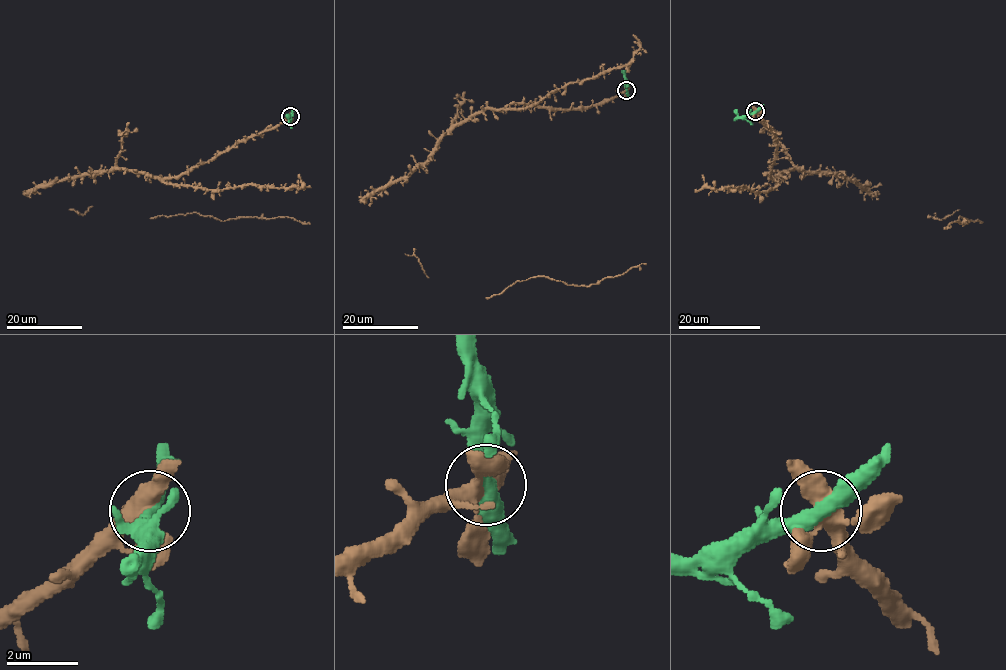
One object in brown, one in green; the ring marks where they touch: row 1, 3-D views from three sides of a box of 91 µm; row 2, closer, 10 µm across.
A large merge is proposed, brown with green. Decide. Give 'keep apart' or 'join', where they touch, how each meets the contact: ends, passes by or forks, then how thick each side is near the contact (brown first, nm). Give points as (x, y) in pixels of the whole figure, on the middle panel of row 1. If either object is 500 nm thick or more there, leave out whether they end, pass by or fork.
keep apart | (626, 90) | brown forks | green passes by | 420/440 nm

